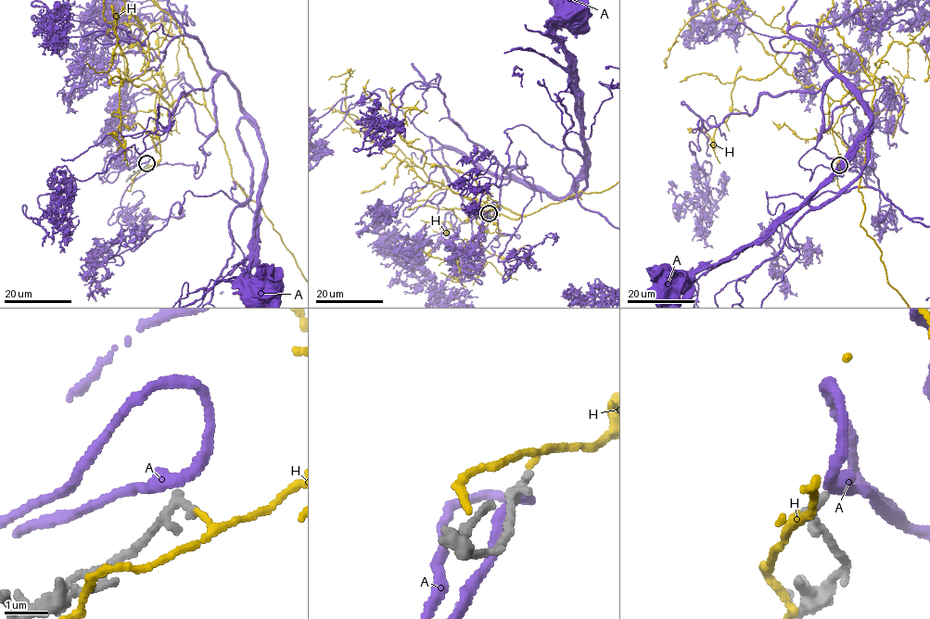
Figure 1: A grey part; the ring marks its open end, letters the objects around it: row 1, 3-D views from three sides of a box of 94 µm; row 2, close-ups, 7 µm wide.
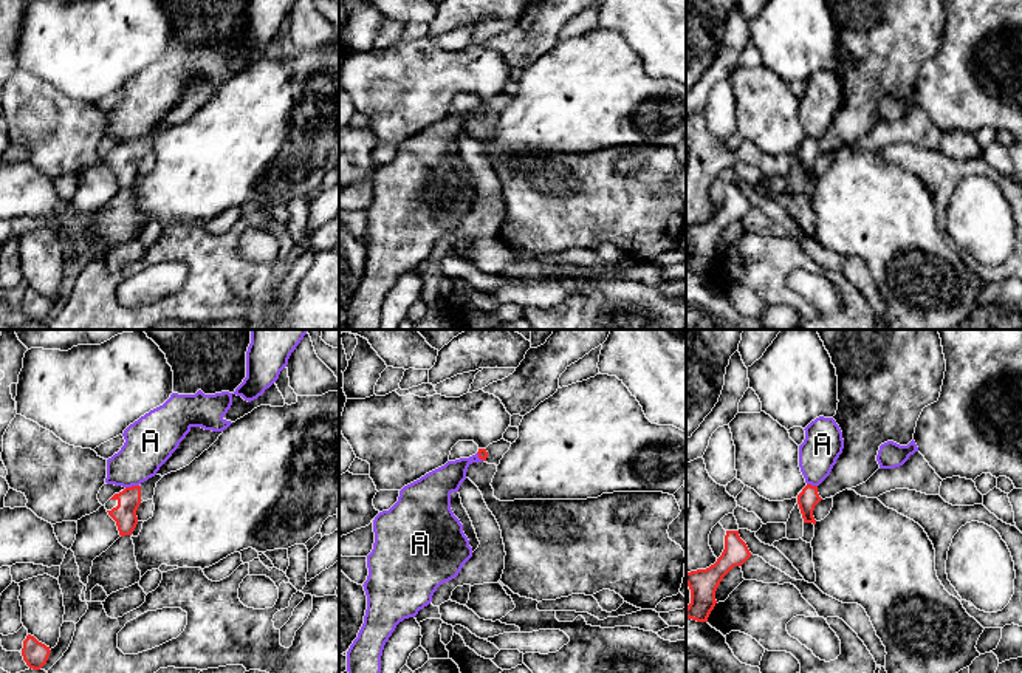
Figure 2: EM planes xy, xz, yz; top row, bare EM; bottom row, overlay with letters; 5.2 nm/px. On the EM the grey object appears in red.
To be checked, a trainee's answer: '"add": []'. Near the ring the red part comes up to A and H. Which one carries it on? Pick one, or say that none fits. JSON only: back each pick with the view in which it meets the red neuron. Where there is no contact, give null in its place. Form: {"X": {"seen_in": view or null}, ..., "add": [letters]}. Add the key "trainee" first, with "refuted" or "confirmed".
{"trainee": "confirmed", "add": []}

